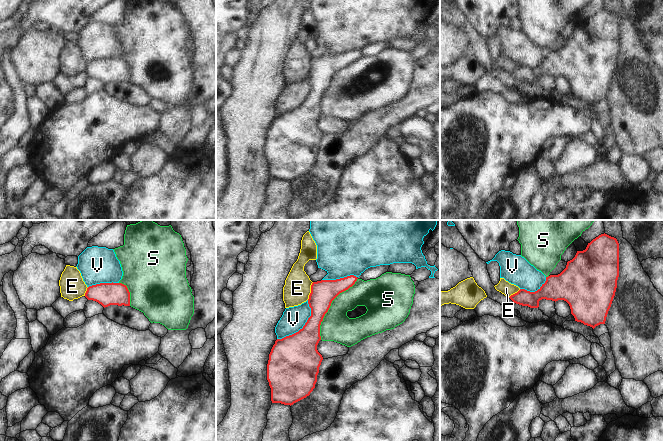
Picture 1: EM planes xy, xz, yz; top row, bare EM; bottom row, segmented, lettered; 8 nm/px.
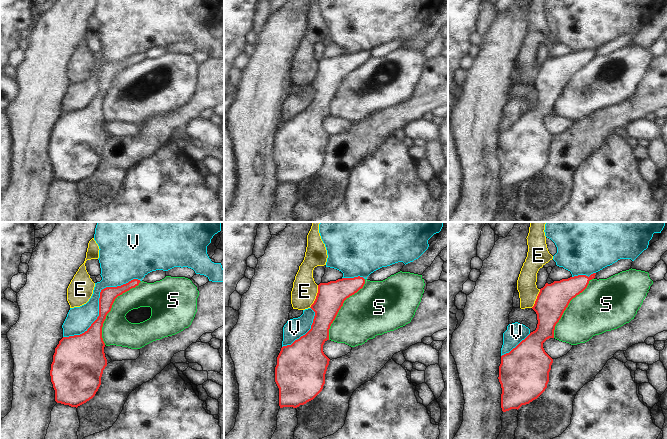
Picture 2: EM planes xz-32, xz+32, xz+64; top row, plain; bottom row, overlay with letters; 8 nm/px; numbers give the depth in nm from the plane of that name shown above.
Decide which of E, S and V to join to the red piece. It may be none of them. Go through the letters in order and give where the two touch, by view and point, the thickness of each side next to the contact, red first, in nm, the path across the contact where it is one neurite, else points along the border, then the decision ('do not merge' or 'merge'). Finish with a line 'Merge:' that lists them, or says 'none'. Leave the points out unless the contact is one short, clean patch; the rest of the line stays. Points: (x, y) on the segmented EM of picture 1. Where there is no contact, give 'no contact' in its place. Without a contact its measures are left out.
E: meets red in xz at (311, 291); 200 nm thick on the red side, 220 nm on the other; border along xz (313, 282), (307, 299); do not merge
S: meets red in xz at (329, 307); 200 nm thick on the red side, 240 nm on the other; do not merge
V: meets red in xz at (303, 326); 360 nm thick on the red side, 190 nm on the other; do not merge
Merge: none

